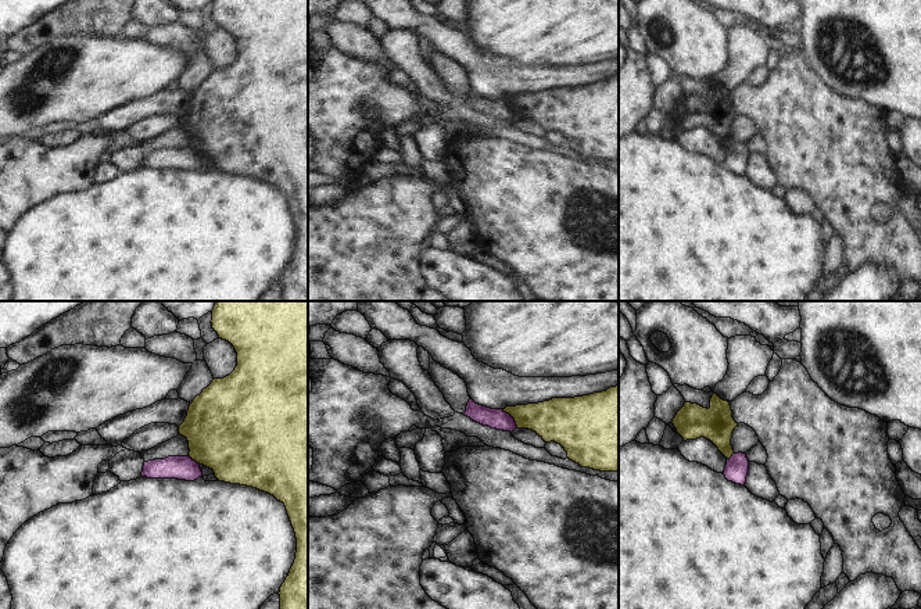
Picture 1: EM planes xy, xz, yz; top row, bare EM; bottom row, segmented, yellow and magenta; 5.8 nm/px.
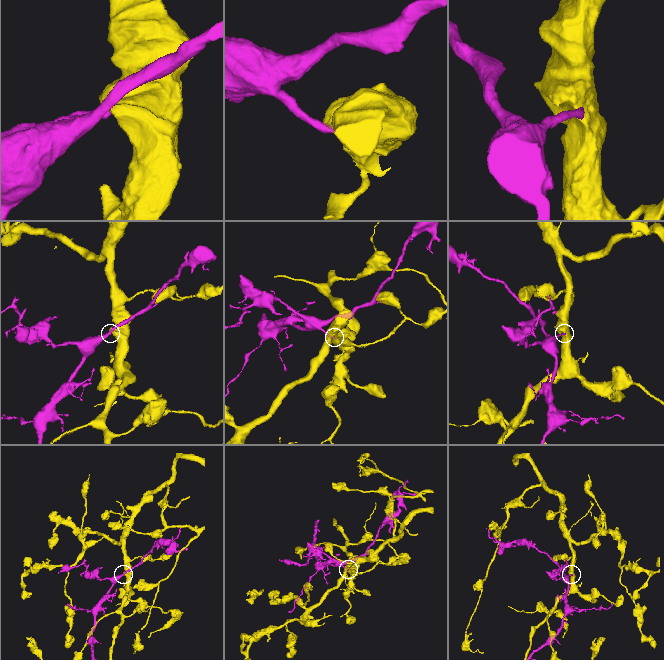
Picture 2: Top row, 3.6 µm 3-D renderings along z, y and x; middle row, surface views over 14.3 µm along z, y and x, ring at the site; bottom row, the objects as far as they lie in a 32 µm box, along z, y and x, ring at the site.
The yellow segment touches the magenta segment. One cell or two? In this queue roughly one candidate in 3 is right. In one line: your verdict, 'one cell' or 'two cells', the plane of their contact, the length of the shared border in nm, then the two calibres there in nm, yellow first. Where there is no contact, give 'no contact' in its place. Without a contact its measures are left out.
two cells; contact in xz; length 140 nm; calibres 240 and 120 nm

